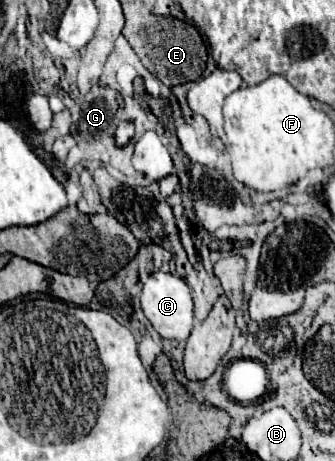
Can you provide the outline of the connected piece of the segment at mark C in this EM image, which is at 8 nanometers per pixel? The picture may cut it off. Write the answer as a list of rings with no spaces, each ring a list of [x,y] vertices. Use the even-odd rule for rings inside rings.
[[[156,272],[150,276],[150,280],[144,284],[142,296],[140,296],[140,304],[142,310],[146,314],[146,318],[152,322],[154,330],[168,340],[186,340],[194,328],[194,306],[192,306],[192,296],[190,296],[190,288],[188,284],[174,276],[174,274],[164,274],[164,272]]]

